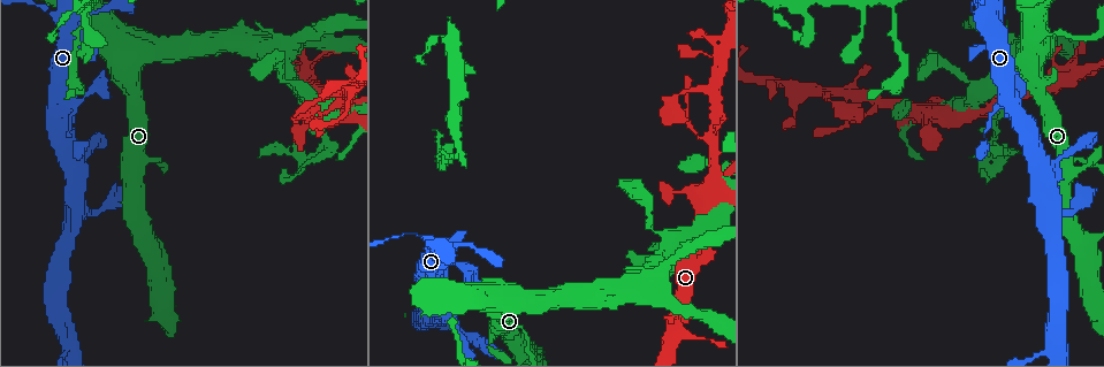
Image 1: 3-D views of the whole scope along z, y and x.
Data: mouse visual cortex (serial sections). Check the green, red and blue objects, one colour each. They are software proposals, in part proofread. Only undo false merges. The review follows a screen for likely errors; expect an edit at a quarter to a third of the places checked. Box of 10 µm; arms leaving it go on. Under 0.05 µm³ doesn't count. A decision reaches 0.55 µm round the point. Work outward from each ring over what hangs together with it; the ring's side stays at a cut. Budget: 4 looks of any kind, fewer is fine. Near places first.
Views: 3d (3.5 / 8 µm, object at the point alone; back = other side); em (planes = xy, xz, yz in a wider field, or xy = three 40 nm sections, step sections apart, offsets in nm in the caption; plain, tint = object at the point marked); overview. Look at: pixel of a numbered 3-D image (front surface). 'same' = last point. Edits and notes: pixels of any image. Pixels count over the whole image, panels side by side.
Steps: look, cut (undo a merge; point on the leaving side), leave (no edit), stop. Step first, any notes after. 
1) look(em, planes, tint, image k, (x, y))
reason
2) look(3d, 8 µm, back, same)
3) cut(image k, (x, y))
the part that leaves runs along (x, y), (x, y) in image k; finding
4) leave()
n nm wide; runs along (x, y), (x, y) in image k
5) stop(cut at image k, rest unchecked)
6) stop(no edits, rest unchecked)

look(3d, 3.5 µm, image 1, (1038, 32))
sharp bend

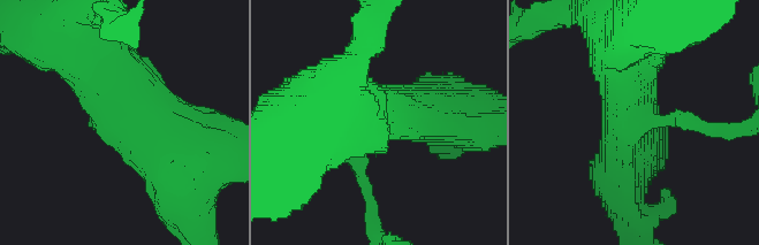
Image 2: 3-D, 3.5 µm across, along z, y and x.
look(em, xy, step 3, tint, image 2, (112, 118))
need the tissue

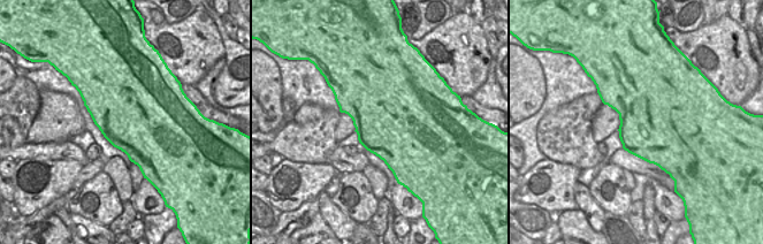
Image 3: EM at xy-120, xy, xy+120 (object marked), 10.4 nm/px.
look(em, xy, step 1, tint, same)
cut it another way

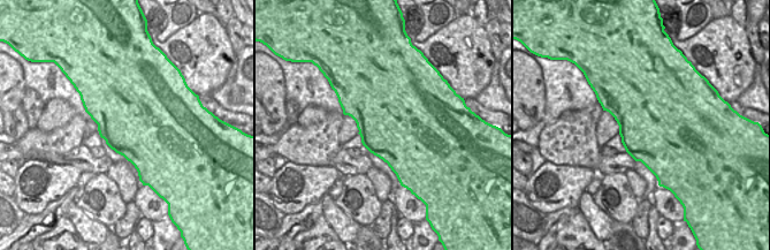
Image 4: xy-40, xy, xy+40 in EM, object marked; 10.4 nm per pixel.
leave()
runs along (196, 173), (136, 120), (90, 56) in image 2; all the same cell

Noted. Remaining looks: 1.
look(3d, 3.5 µm, image 1, (683, 190))
sharp bend

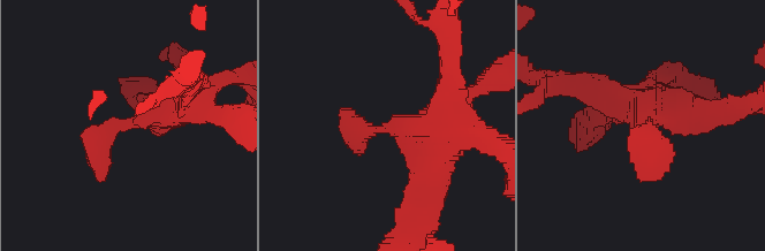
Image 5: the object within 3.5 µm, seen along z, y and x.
leave()
runs along (180, 109), (112, 127), (101, 176) in image 5; all the same cell

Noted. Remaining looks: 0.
stop(no edits, rest unchecked)

